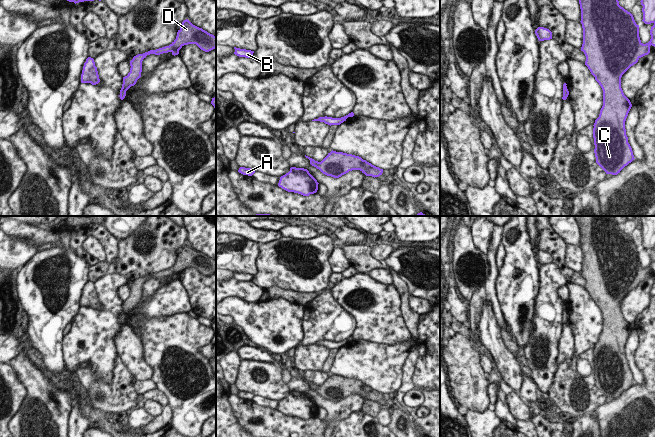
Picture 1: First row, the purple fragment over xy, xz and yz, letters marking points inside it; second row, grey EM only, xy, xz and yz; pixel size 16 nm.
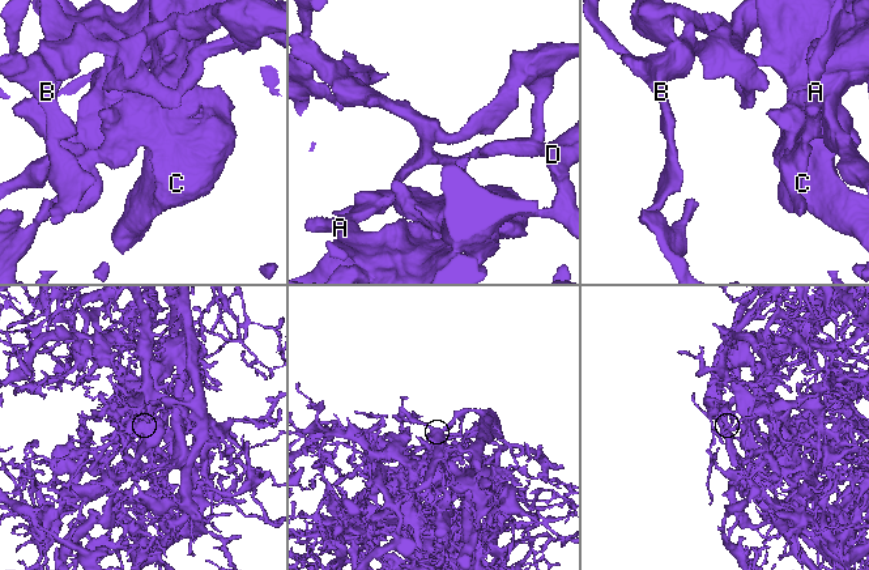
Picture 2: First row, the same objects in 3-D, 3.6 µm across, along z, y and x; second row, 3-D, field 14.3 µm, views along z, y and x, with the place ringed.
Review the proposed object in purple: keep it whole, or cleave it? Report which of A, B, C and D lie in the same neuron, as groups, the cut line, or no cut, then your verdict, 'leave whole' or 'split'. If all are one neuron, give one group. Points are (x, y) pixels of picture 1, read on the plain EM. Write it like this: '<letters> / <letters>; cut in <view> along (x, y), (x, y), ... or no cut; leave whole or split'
A B / C D; cut in xy along (122, 310), (125, 315); split

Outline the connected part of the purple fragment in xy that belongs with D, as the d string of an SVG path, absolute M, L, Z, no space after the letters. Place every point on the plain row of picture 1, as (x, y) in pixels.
M188 243L184 244L177 256L176 263L169 269L156 274L150 274L143 278L138 278L130 285L130 296L123 301L122 311L127 315L134 310L141 301L142 285L147 279L160 279L163 277L180 274L184 269L196 268L201 274L209 276L216 272L216 260L193 249Z

